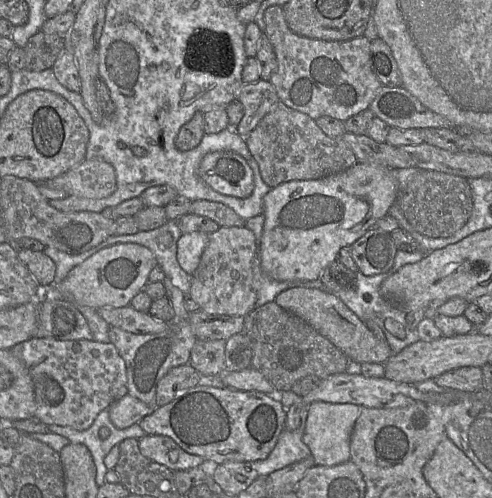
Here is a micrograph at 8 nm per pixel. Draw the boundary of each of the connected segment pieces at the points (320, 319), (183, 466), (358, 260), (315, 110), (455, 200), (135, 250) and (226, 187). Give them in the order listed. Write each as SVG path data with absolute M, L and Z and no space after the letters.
M294 287L282 291L274 301L311 325L352 361L384 364L392 356L389 344L376 337L333 292L326 289Z
M145 434L139 439L139 449L143 456L172 471L190 470L205 461L199 455L186 452L166 435Z
M378 228L367 230L349 248L358 270L366 276L389 271L398 251L391 234Z
M272 5L264 11L265 35L269 39L277 59L277 69L270 77L279 100L294 110L316 120L330 116L342 121L368 109L381 82L372 70L371 40L359 36L350 40L326 41L297 35L290 30L281 6Z
M422 169L415 173L408 180L405 188L400 190L395 202L388 211L388 215L394 217L399 227L406 230L413 237L427 236L432 237L449 237L461 229L473 212L473 195L470 183L467 178L448 174L435 170Z
M136 243L114 244L99 250L74 267L62 282L51 286L51 297L64 298L75 305L94 309L125 307L144 289L149 273L156 265L157 259L147 247Z
M231 151L206 154L199 166L199 176L223 195L247 198L254 189L253 172L248 162Z

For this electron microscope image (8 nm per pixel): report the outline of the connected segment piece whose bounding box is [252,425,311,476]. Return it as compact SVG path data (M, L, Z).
M300 425L294 431L284 429L268 457L252 462L252 467L259 476L267 476L294 462L310 457L311 451L302 439L304 431L305 425Z

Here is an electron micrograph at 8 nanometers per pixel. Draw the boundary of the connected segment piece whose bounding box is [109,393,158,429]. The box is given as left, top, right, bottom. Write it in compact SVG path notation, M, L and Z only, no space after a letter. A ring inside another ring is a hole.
M127 393L109 406L109 417L114 426L124 429L139 423L156 407L158 406L148 405Z

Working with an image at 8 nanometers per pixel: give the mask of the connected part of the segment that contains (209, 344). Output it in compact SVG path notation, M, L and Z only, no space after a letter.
M197 340L189 364L201 375L221 376L224 372L225 340Z

